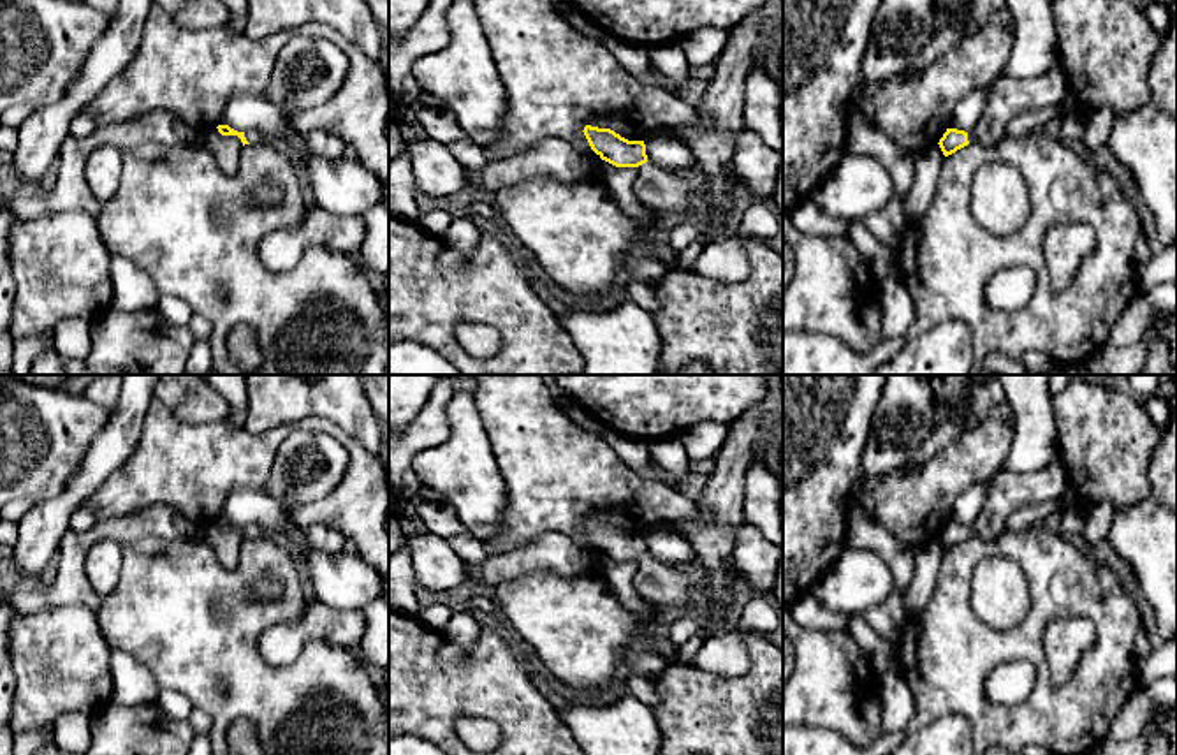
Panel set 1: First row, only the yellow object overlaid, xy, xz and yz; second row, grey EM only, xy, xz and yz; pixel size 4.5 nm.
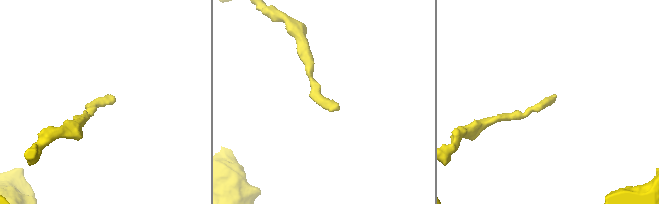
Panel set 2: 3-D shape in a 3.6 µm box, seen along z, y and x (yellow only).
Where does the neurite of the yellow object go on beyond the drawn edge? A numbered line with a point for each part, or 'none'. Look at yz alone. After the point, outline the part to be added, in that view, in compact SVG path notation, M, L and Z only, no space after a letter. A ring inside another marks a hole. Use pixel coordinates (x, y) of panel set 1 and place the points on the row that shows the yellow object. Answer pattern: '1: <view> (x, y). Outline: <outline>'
1: yz (1010, 95). Outline: M1057 55L1038 77L1022 79L1005 70L987 90L987 106L980 121L968 132L969 144L996 146L1006 137L1006 127L1019 114L1059 106L1070 92L1070 76Z

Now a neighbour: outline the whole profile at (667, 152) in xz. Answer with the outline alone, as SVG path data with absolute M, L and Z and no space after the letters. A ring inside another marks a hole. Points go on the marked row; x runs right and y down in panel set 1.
M653 134L644 141L647 162L663 169L693 169L698 160L695 151L674 134Z

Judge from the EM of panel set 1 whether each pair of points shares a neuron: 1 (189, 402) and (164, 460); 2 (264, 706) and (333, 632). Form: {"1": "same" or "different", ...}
{"1": "different", "2": "different"}

